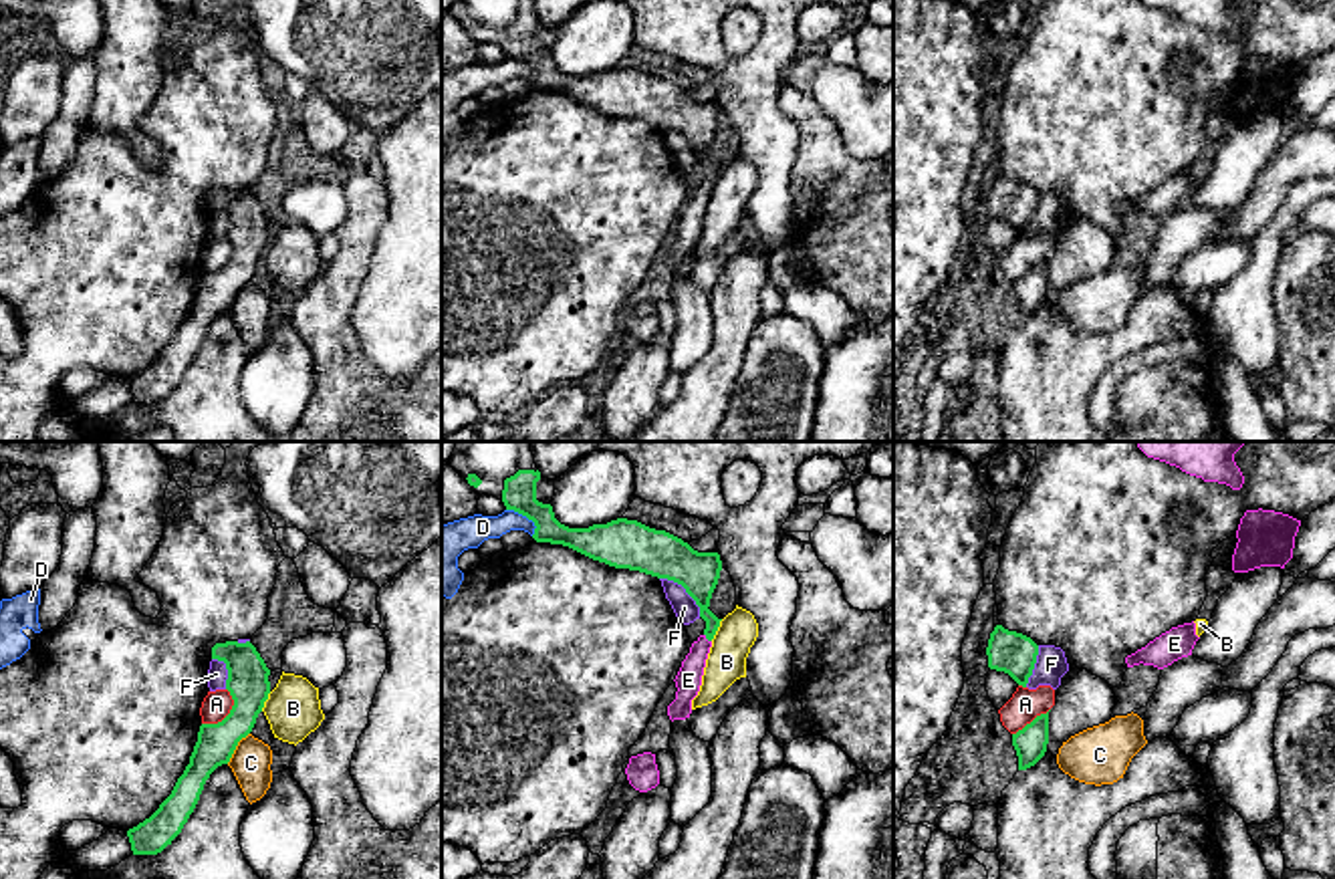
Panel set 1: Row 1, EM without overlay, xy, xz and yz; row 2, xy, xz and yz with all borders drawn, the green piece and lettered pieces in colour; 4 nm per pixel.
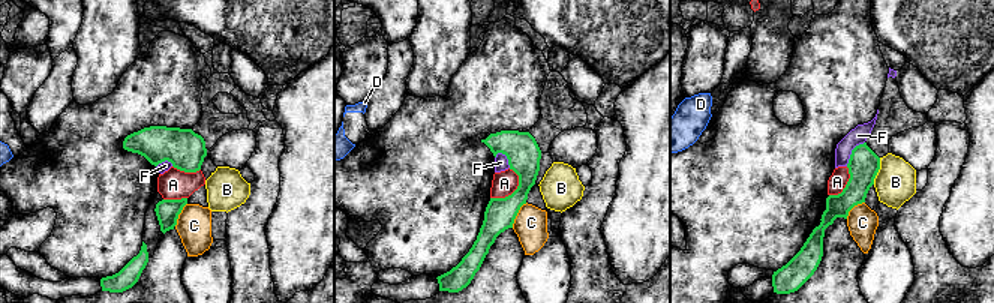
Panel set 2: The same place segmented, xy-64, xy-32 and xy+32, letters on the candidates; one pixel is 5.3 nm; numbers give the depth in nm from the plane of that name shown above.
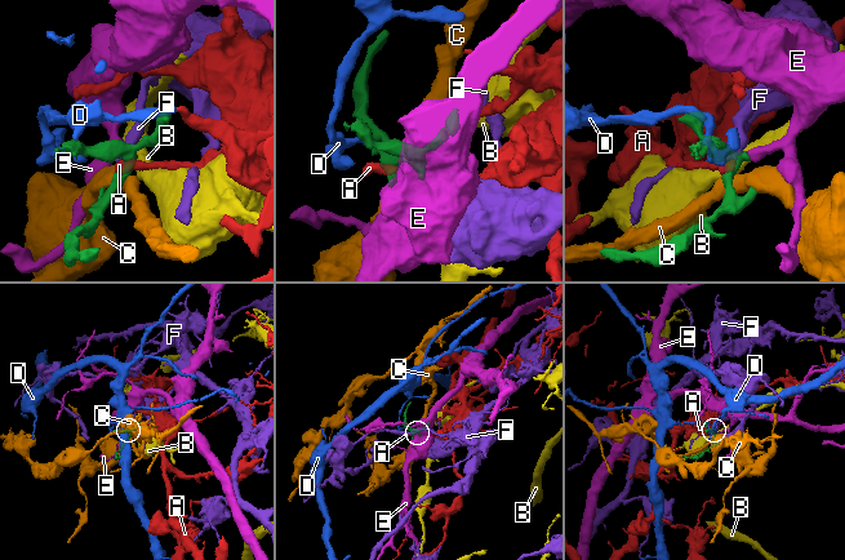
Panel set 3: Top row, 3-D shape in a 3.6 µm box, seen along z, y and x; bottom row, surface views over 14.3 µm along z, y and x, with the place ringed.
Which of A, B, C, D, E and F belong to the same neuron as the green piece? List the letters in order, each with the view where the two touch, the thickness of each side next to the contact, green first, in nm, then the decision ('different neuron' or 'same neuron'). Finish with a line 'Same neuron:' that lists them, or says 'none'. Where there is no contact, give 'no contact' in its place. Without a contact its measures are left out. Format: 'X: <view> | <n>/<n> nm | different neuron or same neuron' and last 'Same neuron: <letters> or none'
A: xy | 160/110 nm | different neuron
B: xz | 170/160 nm | different neuron
C: xy | 160/160 nm | different neuron
D: xz | 140/130 nm | different neuron
E: xz | 150/110 nm | same neuron
F: xz | 190/90 nm | different neuron
Same neuron: E

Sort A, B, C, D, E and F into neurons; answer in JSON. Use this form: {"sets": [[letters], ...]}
{"sets": [["A"], ["B"], ["C"], ["D"], ["E"], ["F"]]}

